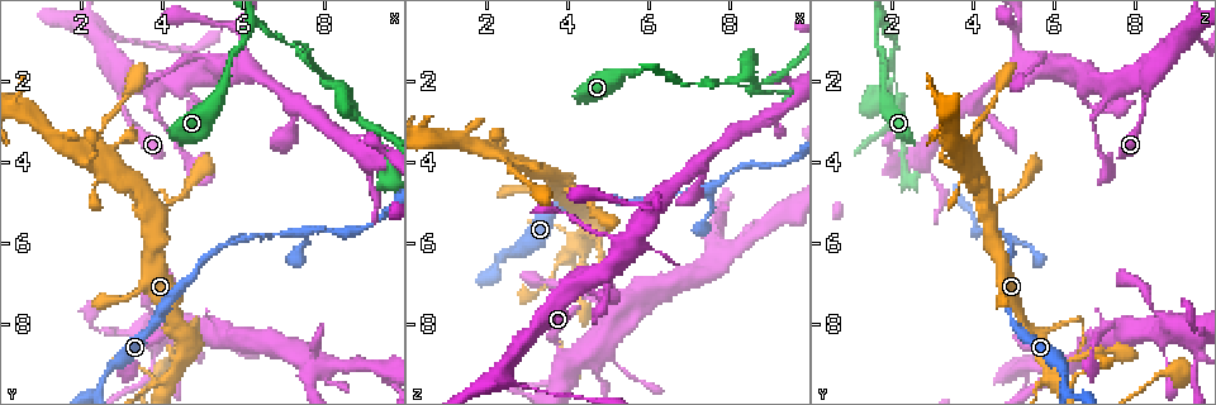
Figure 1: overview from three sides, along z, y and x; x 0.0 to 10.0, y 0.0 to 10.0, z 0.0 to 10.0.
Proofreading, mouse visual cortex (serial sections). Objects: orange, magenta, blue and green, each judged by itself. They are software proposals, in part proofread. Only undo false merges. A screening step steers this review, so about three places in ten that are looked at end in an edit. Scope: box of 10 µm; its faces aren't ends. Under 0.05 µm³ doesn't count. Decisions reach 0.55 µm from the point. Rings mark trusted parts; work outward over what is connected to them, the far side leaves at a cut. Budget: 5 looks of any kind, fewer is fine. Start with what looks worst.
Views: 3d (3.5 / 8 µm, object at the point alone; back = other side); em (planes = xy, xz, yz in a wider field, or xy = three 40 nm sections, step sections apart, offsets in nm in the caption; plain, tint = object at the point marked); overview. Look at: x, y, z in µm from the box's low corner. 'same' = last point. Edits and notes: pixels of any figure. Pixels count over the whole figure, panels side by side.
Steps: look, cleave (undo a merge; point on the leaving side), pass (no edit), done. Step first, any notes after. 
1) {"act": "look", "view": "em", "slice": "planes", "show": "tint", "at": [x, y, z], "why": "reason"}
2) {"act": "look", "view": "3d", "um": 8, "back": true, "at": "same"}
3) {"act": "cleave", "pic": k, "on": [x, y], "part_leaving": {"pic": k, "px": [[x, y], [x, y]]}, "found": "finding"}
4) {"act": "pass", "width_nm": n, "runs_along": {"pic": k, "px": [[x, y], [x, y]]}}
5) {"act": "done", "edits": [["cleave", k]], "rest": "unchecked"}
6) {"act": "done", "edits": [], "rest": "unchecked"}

{"act": "look", "view": "3d", "um": 3.5, "at": [7.45, 5.75, 4.75], "why": "thin neck"}

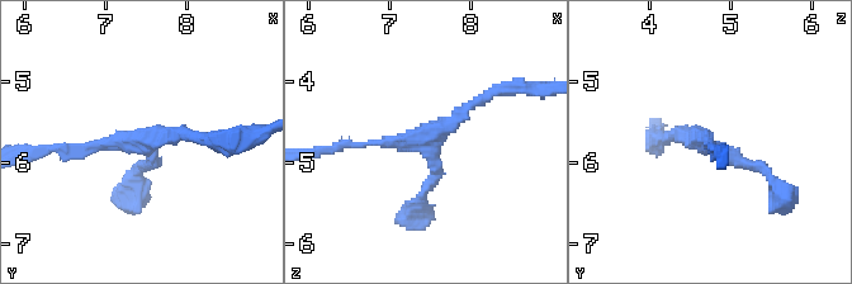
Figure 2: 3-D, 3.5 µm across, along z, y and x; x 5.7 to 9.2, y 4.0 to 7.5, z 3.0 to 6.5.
{"act": "look", "view": "em", "slice": "planes", "show": "tint", "at": [7.40, 5.75, 4.75], "why": "need the tissue"}

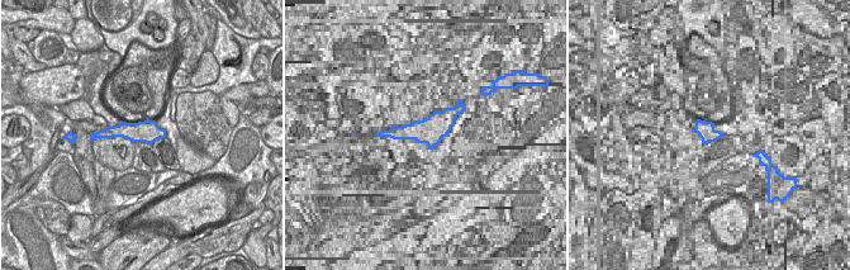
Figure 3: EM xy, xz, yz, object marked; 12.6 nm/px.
{"act": "pass", "runs_along": {"pic": 2, "px": [[337, 147], [422, 141], [493, 91]]}, "found": "all the same cell"}

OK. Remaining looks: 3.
{"act": "look", "view": "3d", "um": 3.5, "at": [6.20, 0.65, 1.65], "why": "three-way junction"}

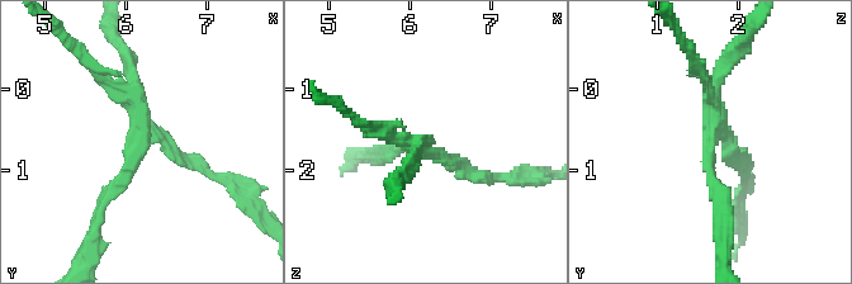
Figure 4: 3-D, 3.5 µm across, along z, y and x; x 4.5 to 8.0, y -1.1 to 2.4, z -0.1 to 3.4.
{"act": "look", "view": "em", "slice": "planes", "show": "tint", "at": [6.15, 0.65, 1.60], "why": "shape alone is not enough"}

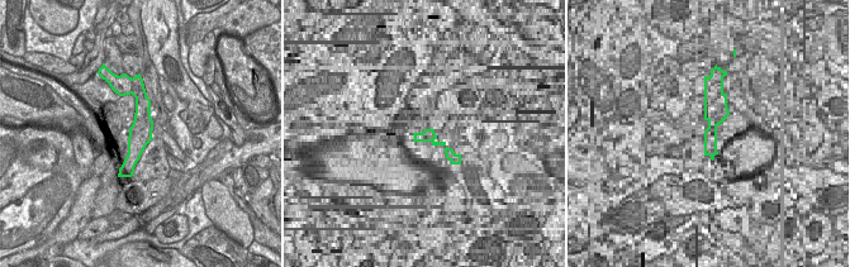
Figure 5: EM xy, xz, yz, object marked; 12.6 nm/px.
{"act": "cleave", "pic": 4, "on": [378, 133], "arm_widths_nm": [150, 150, 150], "part_leaving": {"pic": 4, "px": [[427, 148], [490, 178], [524, 171]]}, "found": "a second cell is stuck on"}

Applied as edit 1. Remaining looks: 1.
{"act": "done", "edits": [["cleave", 4]], "rest": "unchecked"}

